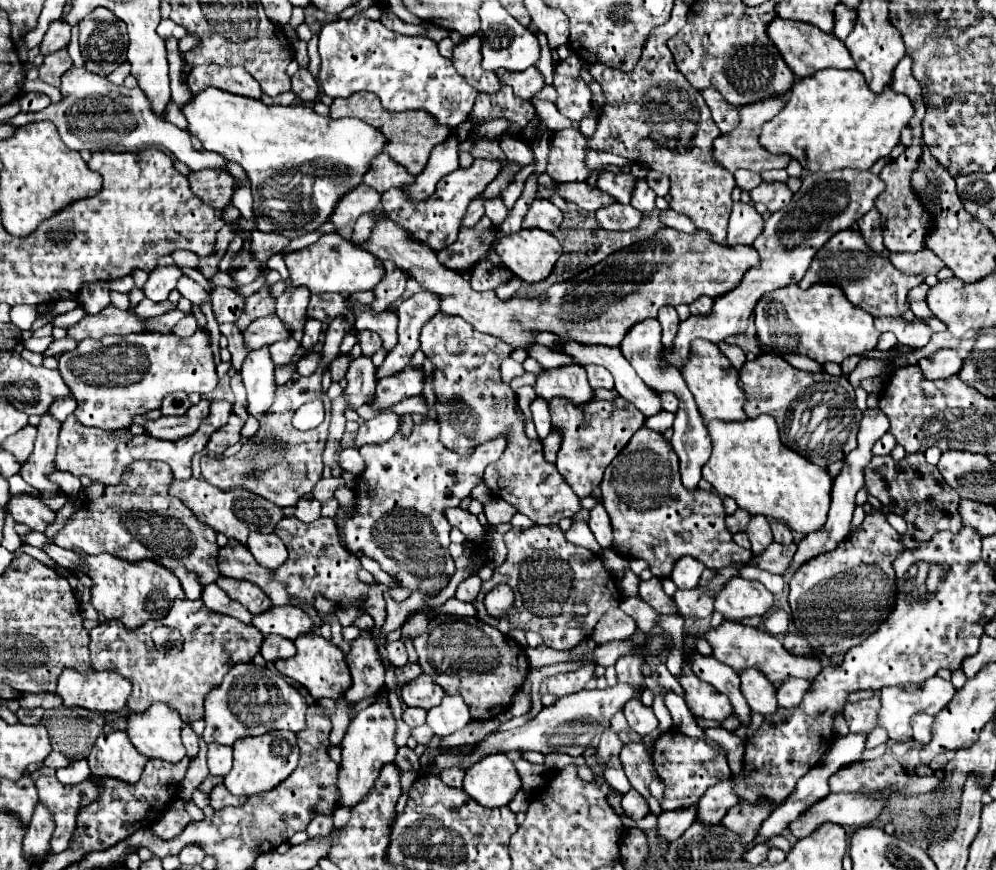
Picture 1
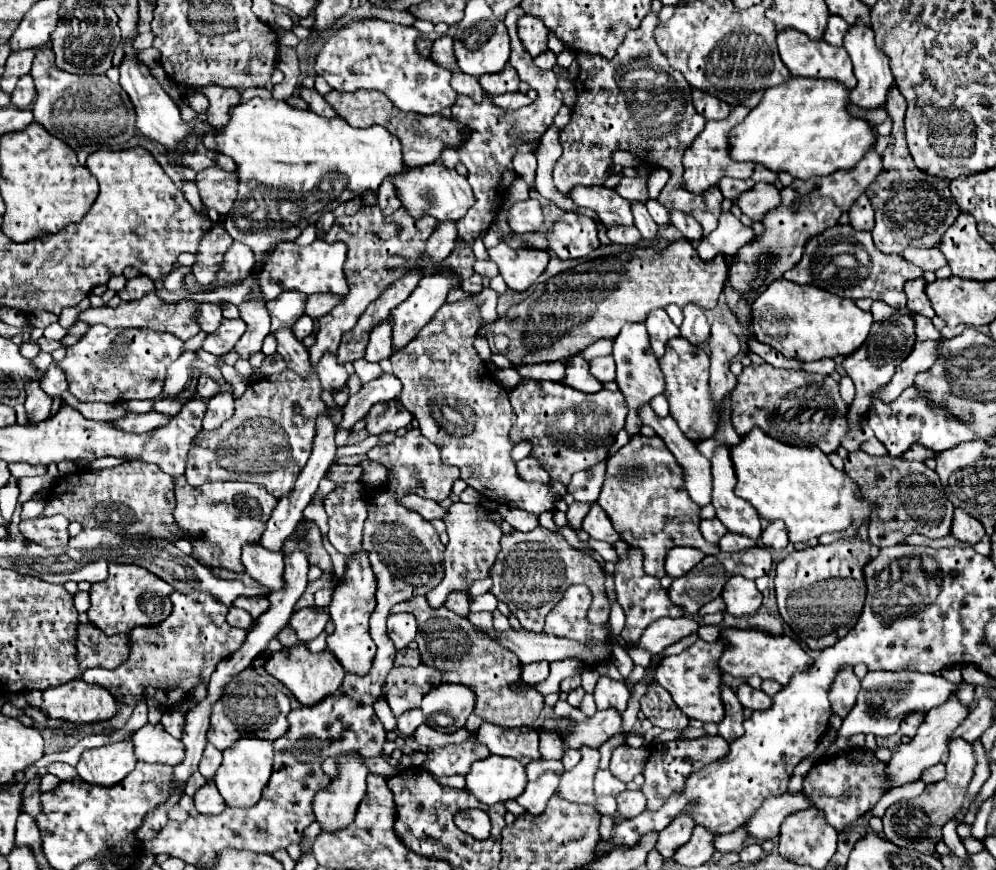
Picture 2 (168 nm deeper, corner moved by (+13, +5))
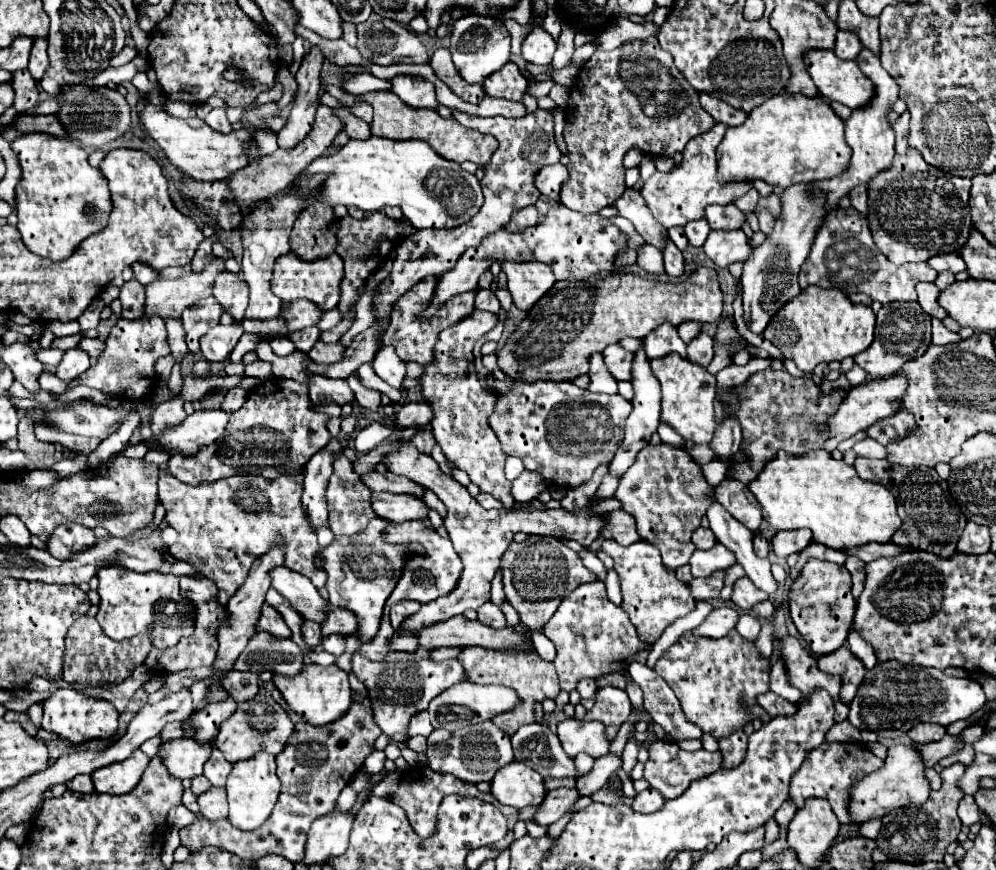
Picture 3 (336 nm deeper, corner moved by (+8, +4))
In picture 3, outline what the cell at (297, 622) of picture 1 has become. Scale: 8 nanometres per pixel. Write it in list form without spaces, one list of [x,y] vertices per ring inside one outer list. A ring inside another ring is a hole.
[[[334,607],[326,621],[320,623],[322,625],[322,635],[332,635],[332,633],[340,633],[340,635],[350,635],[358,629],[358,617],[350,611],[350,609],[342,609],[342,607]]]

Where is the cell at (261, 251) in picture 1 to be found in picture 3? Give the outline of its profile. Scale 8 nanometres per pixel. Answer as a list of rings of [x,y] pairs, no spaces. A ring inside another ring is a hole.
[[[230,271],[220,273],[214,283],[214,297],[236,325],[244,321],[244,311],[248,305],[248,289],[240,275],[234,275]]]

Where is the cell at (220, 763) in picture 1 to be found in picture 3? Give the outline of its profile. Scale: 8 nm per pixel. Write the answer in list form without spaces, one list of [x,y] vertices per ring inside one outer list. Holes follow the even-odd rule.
[[[214,747],[210,761],[204,765],[204,775],[214,787],[224,787],[228,773],[232,771],[232,765],[222,757],[222,753]]]

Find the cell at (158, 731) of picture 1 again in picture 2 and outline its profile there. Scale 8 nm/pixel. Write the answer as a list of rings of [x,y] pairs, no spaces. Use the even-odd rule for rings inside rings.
[[[145,724],[133,734],[135,756],[145,762],[163,762],[179,764],[185,756],[185,746],[181,740],[171,738],[161,724]]]

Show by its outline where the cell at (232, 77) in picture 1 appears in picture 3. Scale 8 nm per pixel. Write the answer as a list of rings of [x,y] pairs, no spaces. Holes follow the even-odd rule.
[[[212,109],[212,111],[206,115],[204,121],[206,121],[214,131],[220,131],[220,133],[230,133],[230,131],[232,131],[232,125],[228,123],[224,109]]]

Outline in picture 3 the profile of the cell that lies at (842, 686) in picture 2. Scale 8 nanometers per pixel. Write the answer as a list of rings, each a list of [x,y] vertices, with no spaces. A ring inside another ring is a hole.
[[[842,647],[834,653],[828,653],[828,655],[822,655],[818,657],[818,667],[826,673],[838,673],[842,675],[842,693],[840,693],[840,701],[844,703],[850,703],[856,689],[860,687],[862,679],[864,679],[864,663],[848,649],[848,647]]]

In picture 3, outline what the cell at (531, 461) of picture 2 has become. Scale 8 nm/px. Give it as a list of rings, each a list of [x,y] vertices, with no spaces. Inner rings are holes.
[[[524,471],[514,483],[512,483],[512,497],[514,501],[530,501],[534,499],[538,493],[542,493],[544,489],[548,489],[548,485],[542,481],[542,477],[538,477],[538,473],[530,473]]]

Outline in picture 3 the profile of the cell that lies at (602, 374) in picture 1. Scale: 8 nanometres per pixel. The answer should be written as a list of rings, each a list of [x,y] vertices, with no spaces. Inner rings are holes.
[[[610,345],[604,349],[604,361],[618,381],[632,381],[632,359],[634,353],[622,349],[620,345]]]

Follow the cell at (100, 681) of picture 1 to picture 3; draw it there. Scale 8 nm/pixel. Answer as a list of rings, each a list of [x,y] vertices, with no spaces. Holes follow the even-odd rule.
[[[58,689],[44,701],[42,729],[56,733],[58,737],[70,741],[72,745],[92,739],[108,739],[116,733],[116,727],[118,727],[118,711],[110,703],[90,699],[74,689]]]

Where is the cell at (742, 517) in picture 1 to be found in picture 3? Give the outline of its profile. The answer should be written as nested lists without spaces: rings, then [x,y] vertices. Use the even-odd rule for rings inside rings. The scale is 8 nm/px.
[[[698,527],[694,533],[692,533],[692,541],[698,549],[712,549],[716,545],[716,537],[714,533],[710,533],[710,529],[702,529]]]

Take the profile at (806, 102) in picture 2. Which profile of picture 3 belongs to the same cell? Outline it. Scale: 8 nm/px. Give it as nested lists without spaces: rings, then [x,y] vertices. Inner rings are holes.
[[[774,95],[752,109],[742,127],[728,127],[718,145],[718,183],[738,183],[756,179],[772,187],[790,187],[830,179],[848,165],[848,145],[844,141],[844,121],[834,115],[822,97],[810,101],[802,95]]]

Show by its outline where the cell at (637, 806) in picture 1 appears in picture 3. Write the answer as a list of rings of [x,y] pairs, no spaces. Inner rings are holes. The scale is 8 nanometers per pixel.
[[[646,789],[642,793],[638,793],[634,797],[634,803],[632,803],[632,809],[638,811],[638,813],[654,813],[658,809],[662,809],[662,805],[666,803],[666,799],[662,797],[660,791],[656,789]]]

